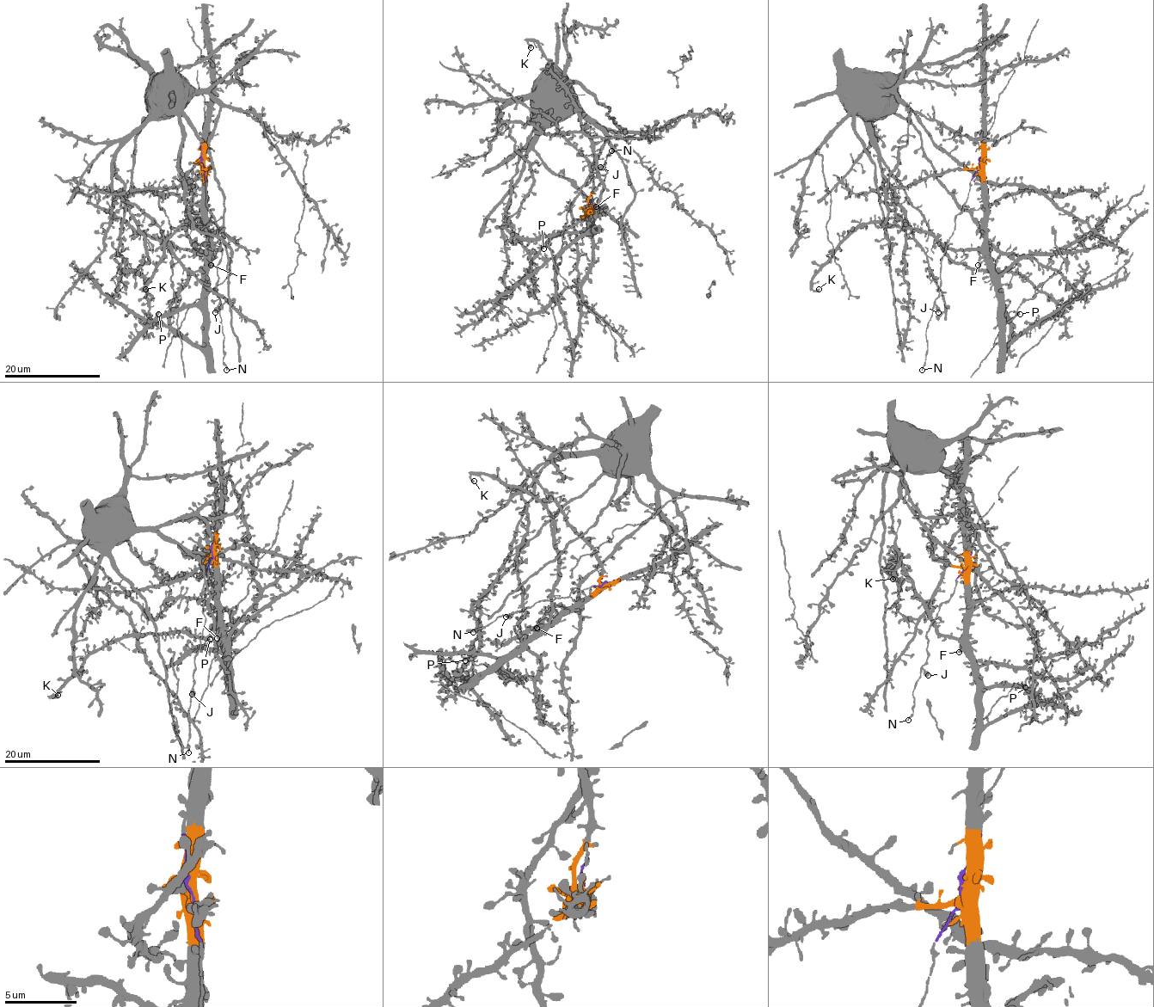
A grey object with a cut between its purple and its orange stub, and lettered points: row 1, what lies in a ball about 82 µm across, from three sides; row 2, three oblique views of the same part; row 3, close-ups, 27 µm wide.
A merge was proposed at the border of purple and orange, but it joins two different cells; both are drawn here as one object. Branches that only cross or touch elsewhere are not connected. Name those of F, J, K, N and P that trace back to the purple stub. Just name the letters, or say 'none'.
J, N

